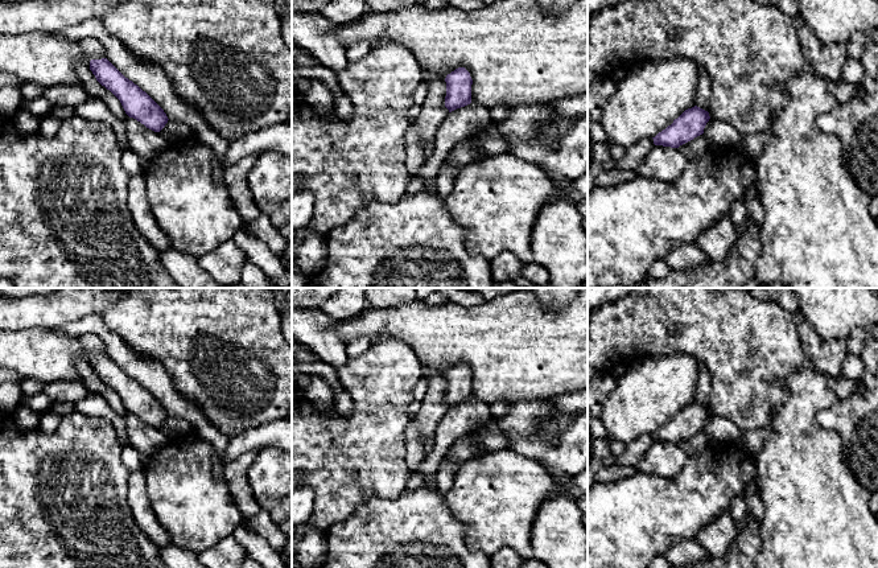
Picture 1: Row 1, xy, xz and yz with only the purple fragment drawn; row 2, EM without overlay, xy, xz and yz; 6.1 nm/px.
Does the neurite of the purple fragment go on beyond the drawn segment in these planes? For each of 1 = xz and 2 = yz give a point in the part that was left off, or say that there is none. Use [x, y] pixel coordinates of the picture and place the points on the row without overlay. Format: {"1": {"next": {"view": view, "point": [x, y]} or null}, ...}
{"1": {"next": null}, "2": {"next": null}}

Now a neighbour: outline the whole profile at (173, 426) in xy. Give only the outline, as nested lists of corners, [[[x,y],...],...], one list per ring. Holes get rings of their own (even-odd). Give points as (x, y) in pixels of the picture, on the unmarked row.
[[[168,416],[165,423],[158,428],[169,436],[187,435],[193,428],[193,424],[185,419],[176,416]]]

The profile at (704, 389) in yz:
[[[696,361],[696,363],[698,367],[698,386],[696,391],[696,402],[705,407],[709,407],[709,399],[712,394],[712,382],[709,378],[709,373],[700,361]]]

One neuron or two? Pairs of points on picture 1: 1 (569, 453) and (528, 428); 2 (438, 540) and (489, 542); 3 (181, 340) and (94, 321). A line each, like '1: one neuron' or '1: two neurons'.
1: one neuron
2: two neurons
3: two neurons

